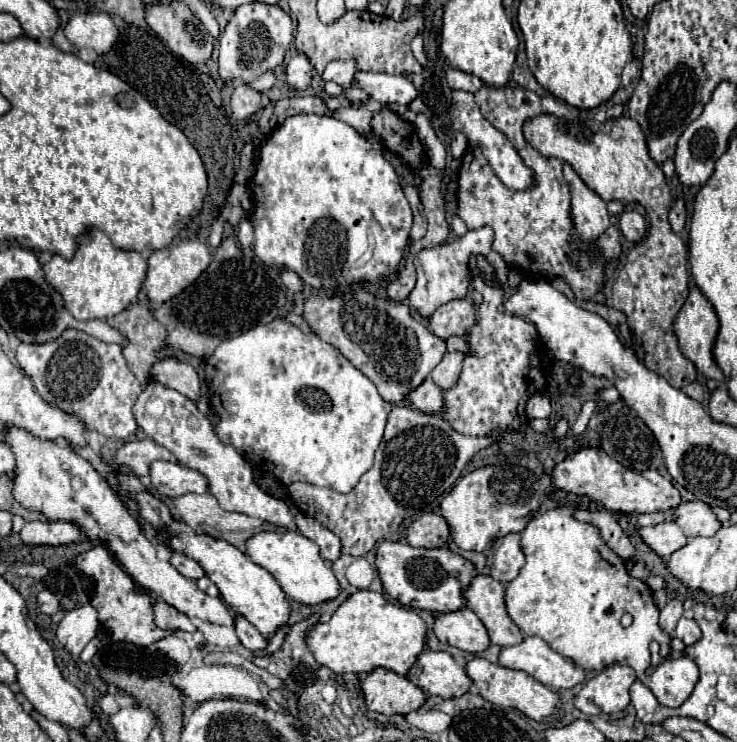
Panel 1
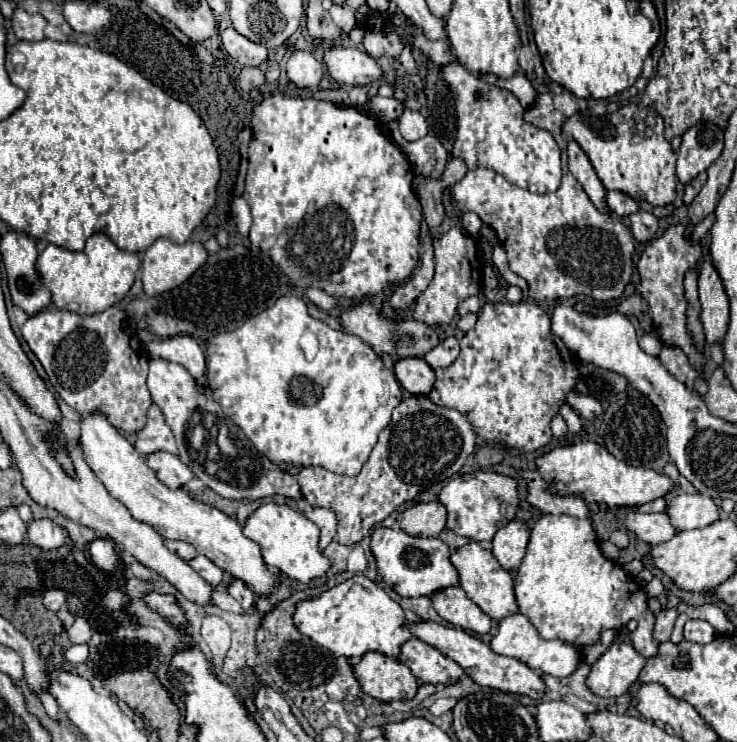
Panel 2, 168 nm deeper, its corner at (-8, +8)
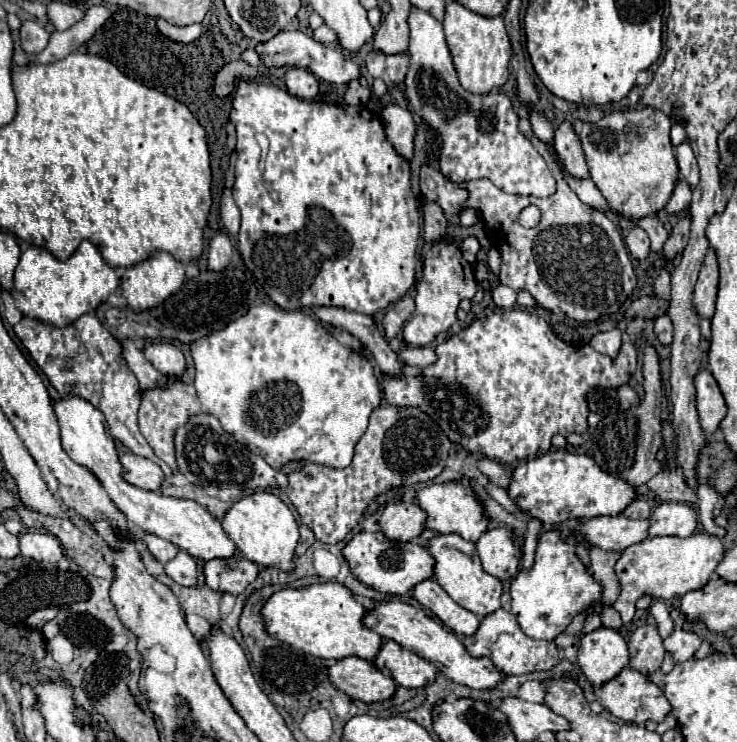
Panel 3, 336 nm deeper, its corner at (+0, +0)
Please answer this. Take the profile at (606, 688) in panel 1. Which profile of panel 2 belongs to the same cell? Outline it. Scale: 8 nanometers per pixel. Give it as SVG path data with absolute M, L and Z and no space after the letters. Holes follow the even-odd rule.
M614 640L608 650L592 664L586 680L598 696L622 696L636 682L646 658L624 640Z

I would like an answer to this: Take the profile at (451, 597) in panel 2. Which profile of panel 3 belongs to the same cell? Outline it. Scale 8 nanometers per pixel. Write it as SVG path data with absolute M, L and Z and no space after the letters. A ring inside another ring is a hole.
M434 578L420 582L414 588L414 598L454 634L472 636L480 626L480 618L470 610L462 608L460 604L456 604Z

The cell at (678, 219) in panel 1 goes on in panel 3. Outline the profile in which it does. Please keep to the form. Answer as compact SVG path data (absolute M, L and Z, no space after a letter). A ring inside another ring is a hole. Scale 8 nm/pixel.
M682 142L676 148L676 160L678 160L678 166L680 166L682 178L690 184L690 190L694 190L698 186L698 164L696 164L696 156L694 156L688 142Z

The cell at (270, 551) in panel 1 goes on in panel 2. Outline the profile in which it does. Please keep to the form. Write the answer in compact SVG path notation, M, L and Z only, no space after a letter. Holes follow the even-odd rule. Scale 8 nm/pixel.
M274 502L262 504L248 516L242 532L246 538L254 540L260 546L266 564L276 566L280 572L298 582L308 584L310 580L324 576L330 568L330 562L322 556L318 548L318 536L320 536L318 526L310 522L300 510L294 510L288 504L274 504Z

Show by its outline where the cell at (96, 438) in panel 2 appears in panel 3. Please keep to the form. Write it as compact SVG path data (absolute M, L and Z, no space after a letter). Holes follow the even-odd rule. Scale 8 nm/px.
M66 398L54 404L54 412L60 424L62 432L62 448L66 454L80 466L88 468L104 486L110 500L118 506L118 510L126 516L128 522L136 524L140 530L154 534L158 538L164 538L178 546L180 550L188 552L194 558L200 558L204 562L208 560L232 560L238 556L238 546L228 538L228 534L222 530L222 524L218 518L214 518L204 506L200 506L194 500L182 500L182 498L168 498L160 492L148 492L142 488L132 486L122 478L122 462L114 444L114 438L106 430L104 414L94 408L90 402L84 402L82 398Z

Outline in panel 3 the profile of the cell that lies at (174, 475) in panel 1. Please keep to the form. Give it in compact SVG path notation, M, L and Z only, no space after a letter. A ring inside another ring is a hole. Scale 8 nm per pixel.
M124 452L120 456L120 462L124 466L124 470L122 470L124 480L128 480L130 484L134 484L142 490L154 490L156 492L156 490L160 490L162 482L166 480L162 468L148 458L136 456L132 452Z

